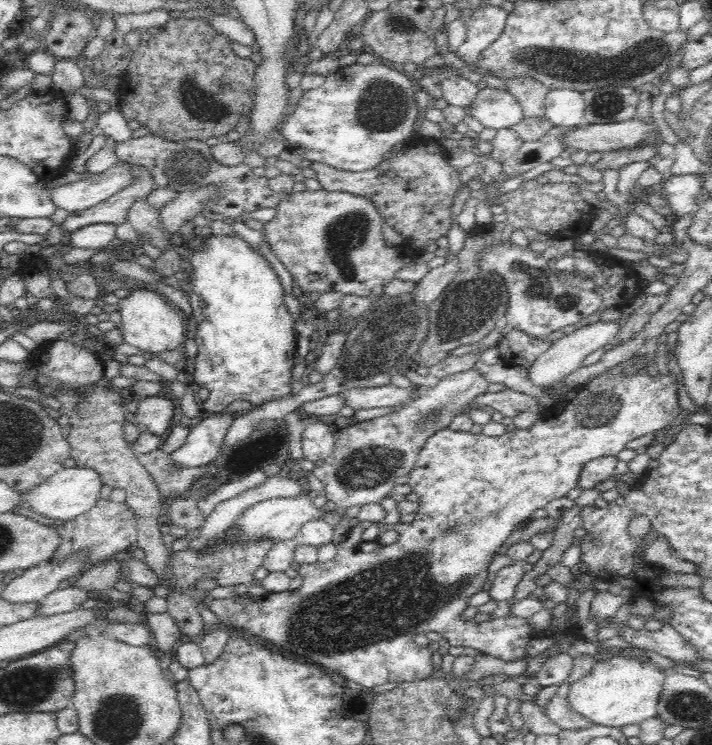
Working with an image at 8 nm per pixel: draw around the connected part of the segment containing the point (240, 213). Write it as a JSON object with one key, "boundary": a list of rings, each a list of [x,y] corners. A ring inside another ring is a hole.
{"boundary":[[[152,134],[134,137],[128,142],[115,145],[118,160],[147,168],[160,188],[181,193],[194,192],[201,187],[212,187],[214,198],[206,200],[202,209],[202,216],[209,221],[225,222],[228,219],[245,221],[257,210],[277,208],[282,195],[270,190],[265,176],[256,176],[252,168],[244,163],[236,166],[220,164],[214,158],[211,148],[212,146],[209,146],[206,141],[197,138],[166,140]]]}

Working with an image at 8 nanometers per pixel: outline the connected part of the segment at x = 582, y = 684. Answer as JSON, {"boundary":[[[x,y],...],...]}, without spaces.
{"boundary":[[[613,656],[607,661],[598,661],[586,676],[572,682],[566,700],[576,714],[588,719],[588,726],[621,729],[630,724],[639,725],[657,716],[665,675],[655,663],[640,662],[626,656]]]}

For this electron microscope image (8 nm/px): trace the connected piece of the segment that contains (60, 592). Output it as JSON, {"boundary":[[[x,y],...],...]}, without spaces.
{"boundary":[[[70,584],[67,588],[56,589],[41,600],[34,610],[34,617],[51,617],[72,612],[80,608],[87,599],[88,595],[84,590]]]}

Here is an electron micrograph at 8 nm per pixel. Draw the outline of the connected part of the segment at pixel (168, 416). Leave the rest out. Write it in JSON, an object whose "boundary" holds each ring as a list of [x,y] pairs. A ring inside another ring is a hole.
{"boundary":[[[154,396],[154,398],[139,399],[136,421],[141,428],[152,435],[162,437],[168,428],[172,427],[174,401]]]}

